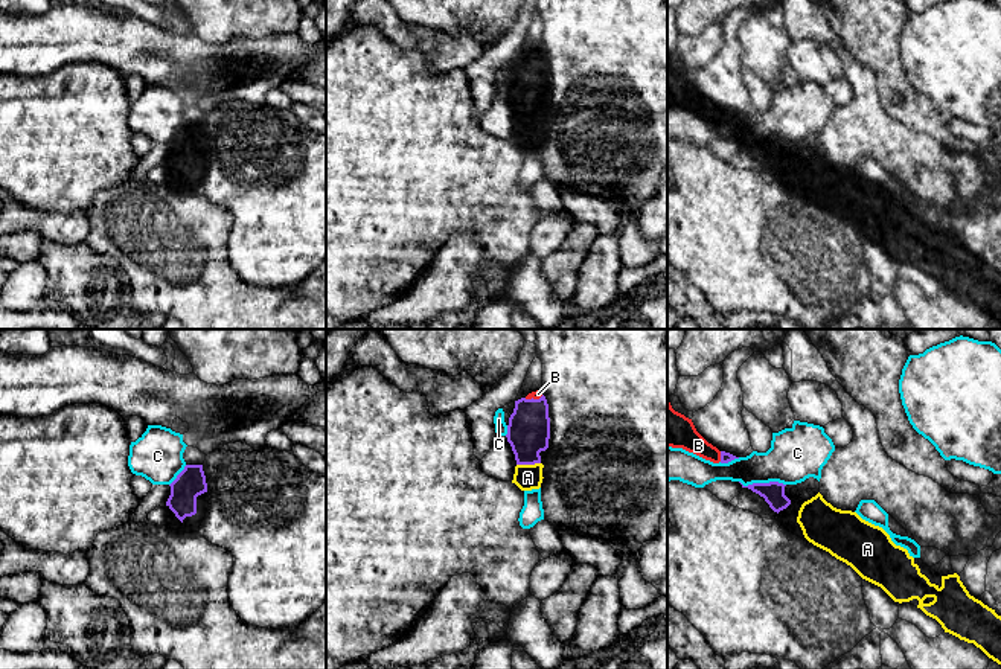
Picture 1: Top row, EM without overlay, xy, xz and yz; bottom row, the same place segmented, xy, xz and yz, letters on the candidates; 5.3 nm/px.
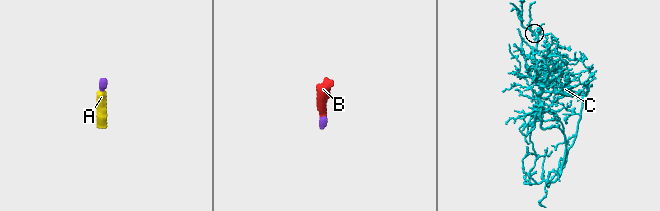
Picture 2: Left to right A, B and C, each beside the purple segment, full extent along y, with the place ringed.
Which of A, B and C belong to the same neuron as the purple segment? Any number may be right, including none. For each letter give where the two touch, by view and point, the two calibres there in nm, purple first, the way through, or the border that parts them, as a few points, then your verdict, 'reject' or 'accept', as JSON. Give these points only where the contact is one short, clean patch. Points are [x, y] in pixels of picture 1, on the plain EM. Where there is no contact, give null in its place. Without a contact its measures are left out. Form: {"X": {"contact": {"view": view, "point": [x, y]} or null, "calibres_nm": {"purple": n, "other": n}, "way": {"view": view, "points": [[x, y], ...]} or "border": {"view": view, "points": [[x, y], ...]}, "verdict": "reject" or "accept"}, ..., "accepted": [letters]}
{"A": {"contact": {"view": "xz", "point": [527, 122]}, "calibres_nm": {"purple": 220, "other": 140}, "way": {"view": "xz", "points": [[529, 84], [527, 122], [527, 136]]}, "verdict": "accept"}, "B": {"contact": {"view": "yz", "point": [721, 115]}, "calibres_nm": {"purple": 60, "other": 160}, "way": {"view": "yz", "points": [[725, 116], [721, 115], [709, 112], [680, 92]]}, "verdict": "accept"}, "C": {"contact": {"view": "yz", "point": [762, 142]}, "calibres_nm": {"purple": 120, "other": 280}, "border": {"view": "yz", "points": [[739, 139], [744, 144], [770, 140], [782, 140], [785, 144]]}, "verdict": "reject"}, "accepted": ["A", "B"]}

